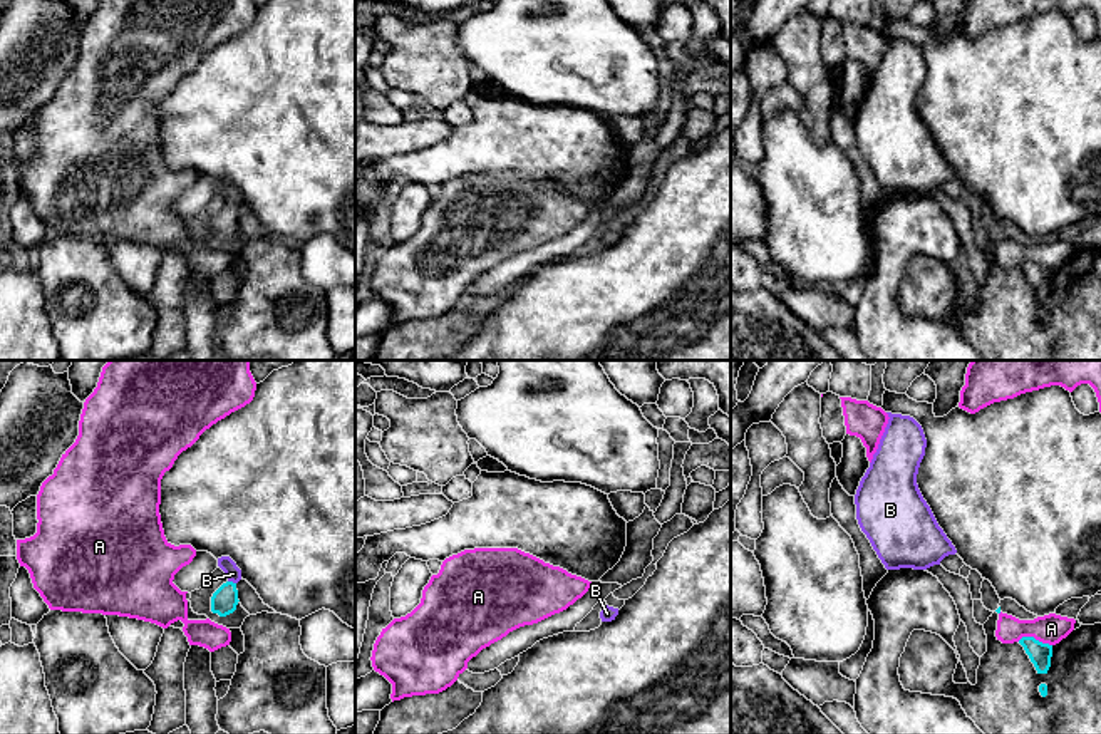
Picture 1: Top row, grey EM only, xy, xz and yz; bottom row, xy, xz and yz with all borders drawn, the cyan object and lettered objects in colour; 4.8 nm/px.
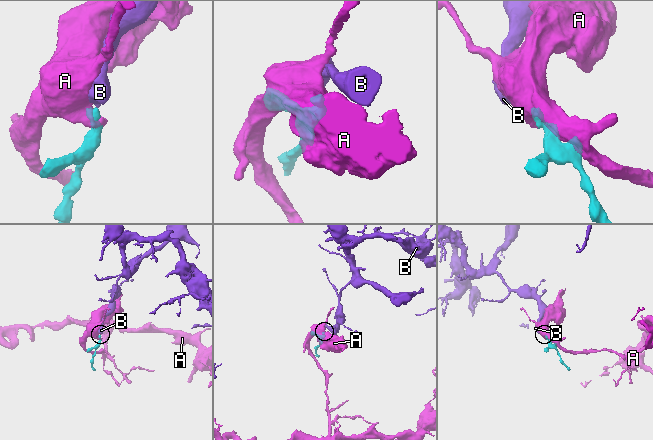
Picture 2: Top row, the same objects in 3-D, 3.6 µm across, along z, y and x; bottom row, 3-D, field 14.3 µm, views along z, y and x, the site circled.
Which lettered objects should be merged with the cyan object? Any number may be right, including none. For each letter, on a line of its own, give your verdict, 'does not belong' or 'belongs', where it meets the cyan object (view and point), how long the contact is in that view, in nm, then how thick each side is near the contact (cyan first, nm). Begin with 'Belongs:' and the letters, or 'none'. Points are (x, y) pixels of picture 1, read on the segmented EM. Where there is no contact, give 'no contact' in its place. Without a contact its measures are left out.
Belongs: B
A: does not belong; contact yz (1033, 637); length 170 nm; calibres 110 and 150 nm
B: belongs; contact xy (232, 582); length 40 nm; calibres 130 and 80 nm

